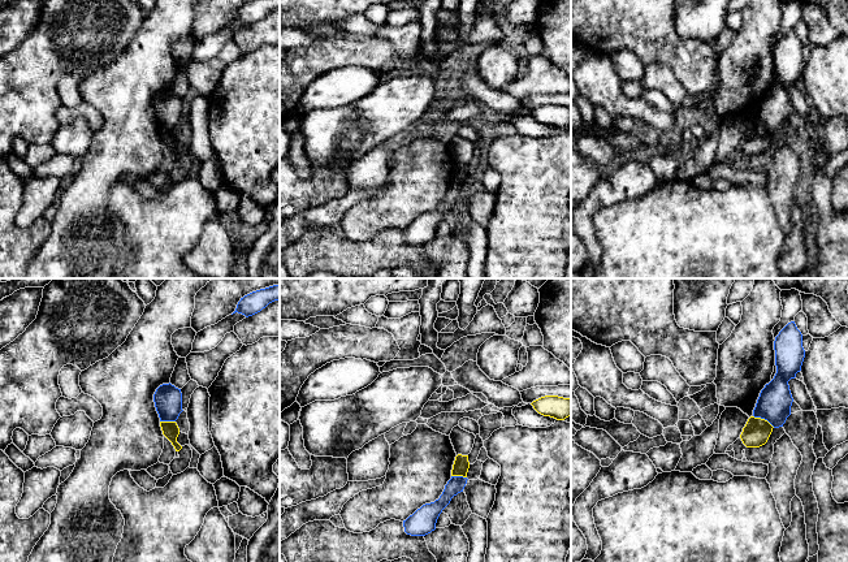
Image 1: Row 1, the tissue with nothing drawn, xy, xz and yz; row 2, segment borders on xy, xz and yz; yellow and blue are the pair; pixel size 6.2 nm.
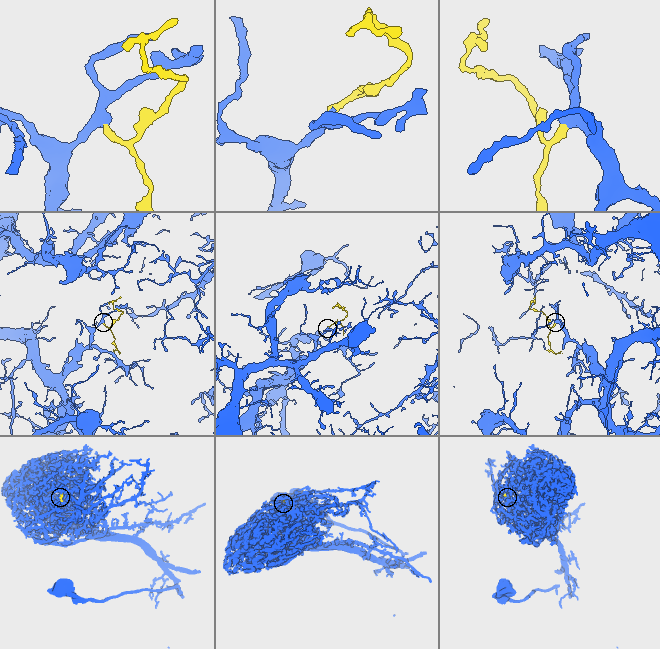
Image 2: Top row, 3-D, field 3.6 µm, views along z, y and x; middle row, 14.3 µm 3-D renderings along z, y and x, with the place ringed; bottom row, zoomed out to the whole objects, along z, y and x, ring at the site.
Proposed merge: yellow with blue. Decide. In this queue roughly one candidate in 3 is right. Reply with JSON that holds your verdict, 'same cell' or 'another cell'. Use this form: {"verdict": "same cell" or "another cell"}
{"verdict": "another cell"}

